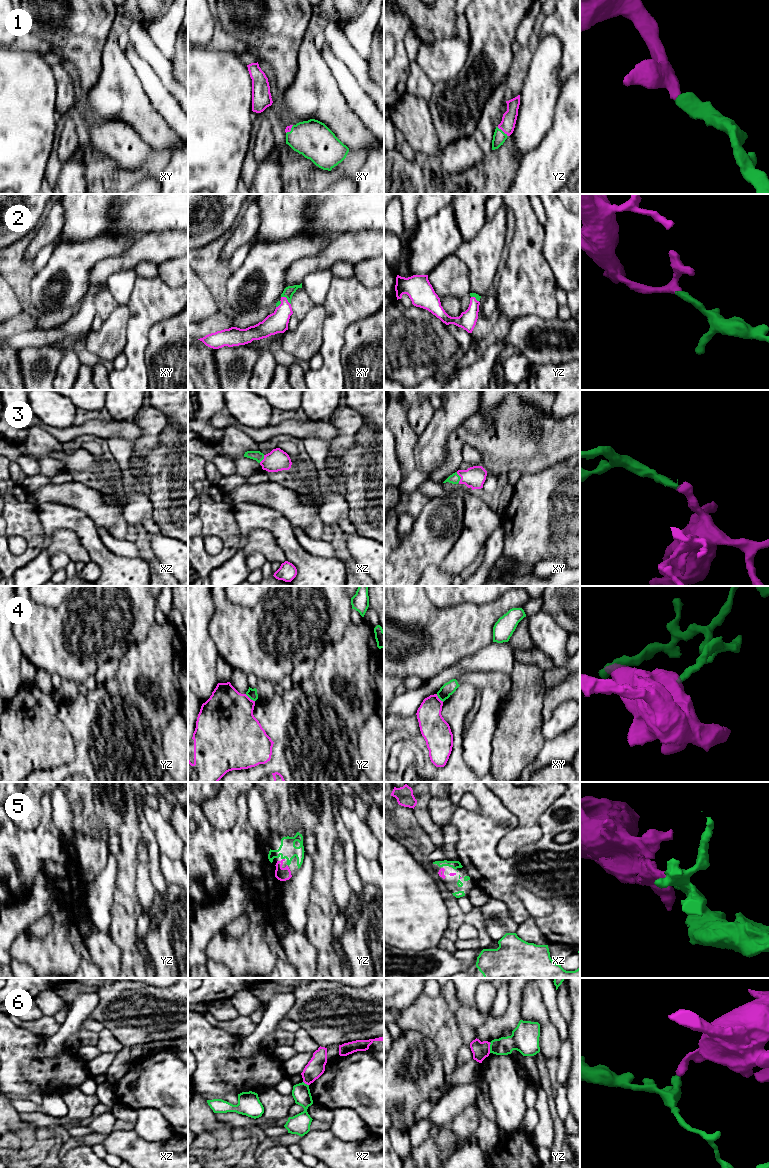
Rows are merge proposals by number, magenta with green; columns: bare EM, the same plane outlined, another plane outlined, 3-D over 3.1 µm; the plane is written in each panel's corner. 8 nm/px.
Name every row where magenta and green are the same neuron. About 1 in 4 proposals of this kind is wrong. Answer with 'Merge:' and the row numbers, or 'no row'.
Merge: 1, 2, 3, 5

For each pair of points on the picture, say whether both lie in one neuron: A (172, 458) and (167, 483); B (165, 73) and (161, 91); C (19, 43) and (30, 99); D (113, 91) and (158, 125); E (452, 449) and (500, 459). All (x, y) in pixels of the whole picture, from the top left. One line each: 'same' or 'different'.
A: same
B: different
C: different
D: same
E: same

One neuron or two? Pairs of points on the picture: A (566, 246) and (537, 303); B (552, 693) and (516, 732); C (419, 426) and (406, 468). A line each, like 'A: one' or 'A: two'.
A: two
B: two
C: two

